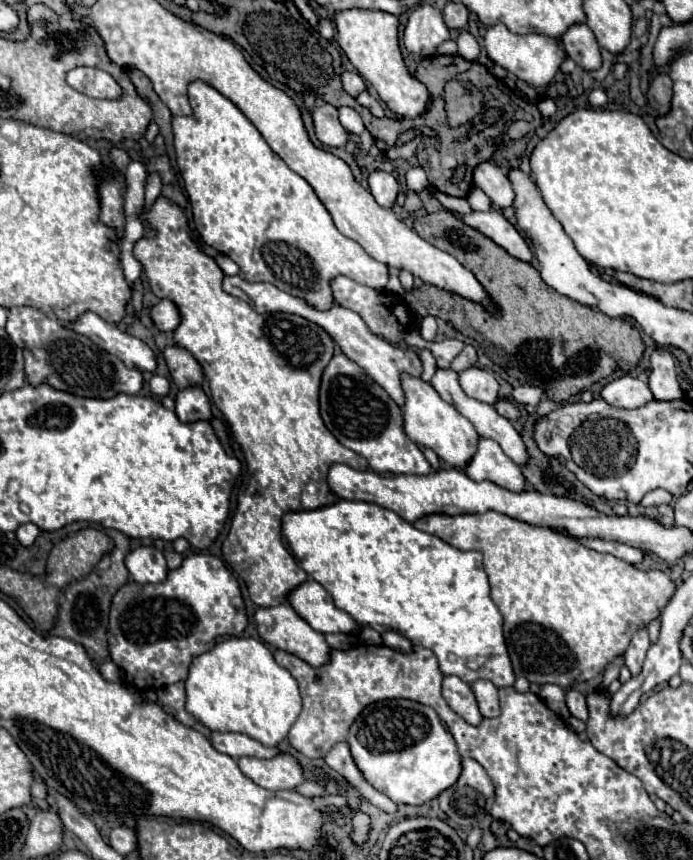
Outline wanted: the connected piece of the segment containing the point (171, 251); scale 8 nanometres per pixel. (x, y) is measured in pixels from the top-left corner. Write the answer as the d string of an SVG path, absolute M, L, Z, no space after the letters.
M159 196L151 208L141 208L139 218L155 232L155 236L143 236L137 240L133 256L141 262L151 292L159 300L171 300L177 306L181 322L173 332L173 342L189 350L201 364L211 386L211 398L229 422L231 434L243 450L249 470L247 488L237 496L237 510L221 546L223 558L245 580L249 598L257 606L277 606L283 602L283 592L289 592L307 580L307 574L295 564L293 556L281 542L281 516L287 510L313 510L337 500L325 482L327 470L333 462L347 464L355 470L369 468L363 456L345 448L333 438L333 434L329 434L319 416L317 386L321 382L321 370L333 356L335 344L321 326L301 316L283 312L257 314L245 300L223 292L221 268L189 238L187 216L177 202Z

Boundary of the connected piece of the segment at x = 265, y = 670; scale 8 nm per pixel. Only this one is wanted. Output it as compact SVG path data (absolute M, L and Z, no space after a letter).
M227 638L215 644L211 650L193 656L189 664L189 674L185 680L187 692L187 712L199 720L211 732L241 732L259 740L263 746L277 746L297 720L301 712L301 696L295 678L281 668L275 660L271 650L255 638Z

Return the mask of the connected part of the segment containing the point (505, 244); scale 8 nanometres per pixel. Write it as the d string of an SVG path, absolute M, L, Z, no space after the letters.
M487 210L487 212L471 212L469 216L461 216L465 224L479 230L487 238L491 238L495 244L499 244L503 250L507 250L513 258L519 258L523 262L531 262L531 250L525 244L523 236L515 230L513 224L505 220L501 212Z

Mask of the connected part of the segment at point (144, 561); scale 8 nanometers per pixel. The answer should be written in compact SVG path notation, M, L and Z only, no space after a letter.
M137 546L125 556L125 566L135 582L163 582L167 564L155 546Z

